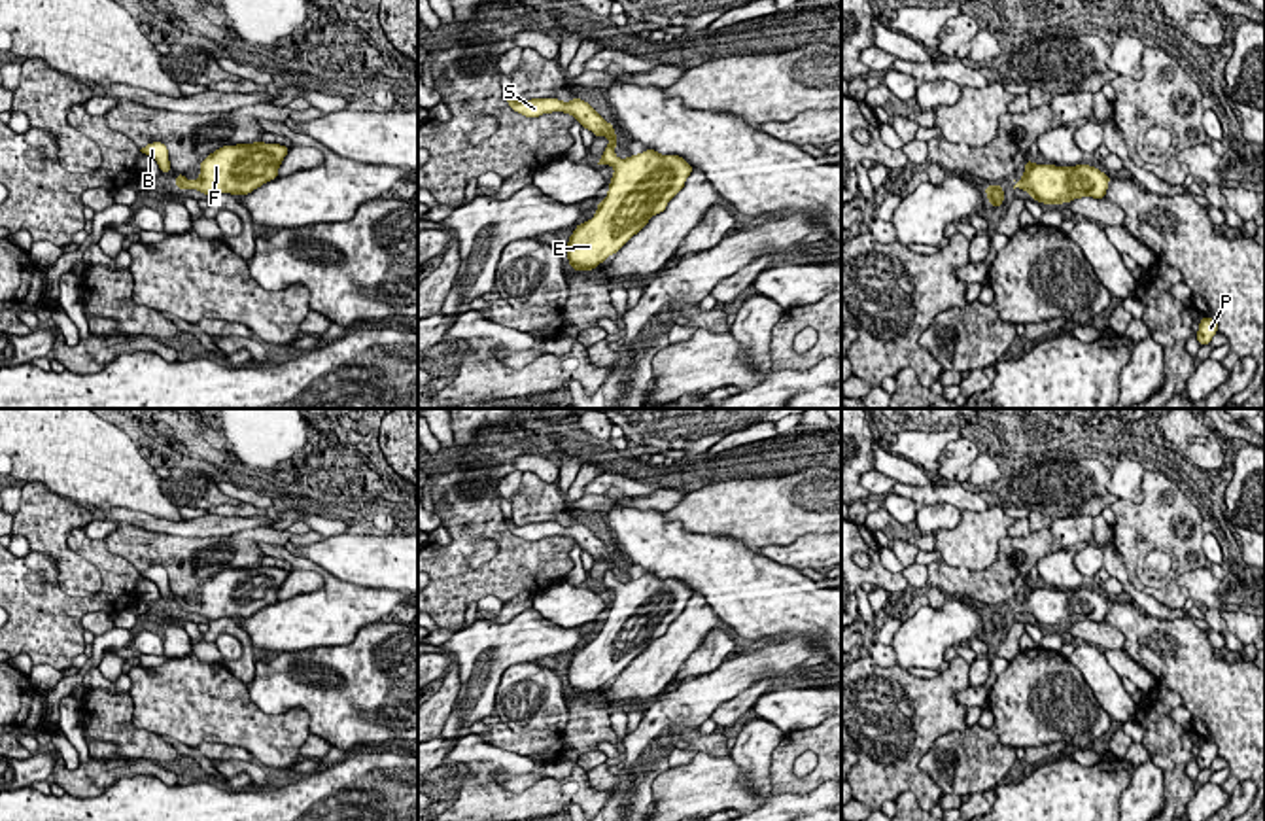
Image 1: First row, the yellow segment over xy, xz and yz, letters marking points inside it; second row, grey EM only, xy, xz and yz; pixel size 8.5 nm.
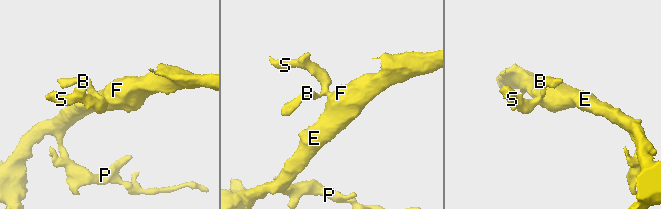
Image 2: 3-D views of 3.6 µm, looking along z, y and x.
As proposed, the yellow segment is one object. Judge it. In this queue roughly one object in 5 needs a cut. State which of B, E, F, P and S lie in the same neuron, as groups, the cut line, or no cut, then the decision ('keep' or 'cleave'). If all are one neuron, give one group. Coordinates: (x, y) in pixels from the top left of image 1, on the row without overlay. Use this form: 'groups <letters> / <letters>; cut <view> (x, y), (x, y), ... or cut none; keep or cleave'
groups B E F P S; cut none; keep

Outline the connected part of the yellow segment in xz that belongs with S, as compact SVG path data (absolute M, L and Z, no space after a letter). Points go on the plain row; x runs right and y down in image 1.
M505 520L505 524L526 541L552 535L571 537L594 560L609 562L609 569L598 586L615 592L609 617L596 628L596 639L579 647L563 672L575 696L594 694L609 679L616 677L652 639L666 634L667 626L684 611L686 602L694 594L683 581L660 579L654 573L618 583L615 577L618 564L613 549L577 520L571 526L552 520L524 526Z

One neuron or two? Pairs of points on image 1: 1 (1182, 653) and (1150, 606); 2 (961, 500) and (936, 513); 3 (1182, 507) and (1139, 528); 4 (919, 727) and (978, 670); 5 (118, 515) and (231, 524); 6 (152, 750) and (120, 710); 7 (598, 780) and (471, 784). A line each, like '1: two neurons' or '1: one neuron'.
1: two neurons
2: two neurons
3: one neuron
4: two neurons
5: one neuron
6: one neuron
7: two neurons

